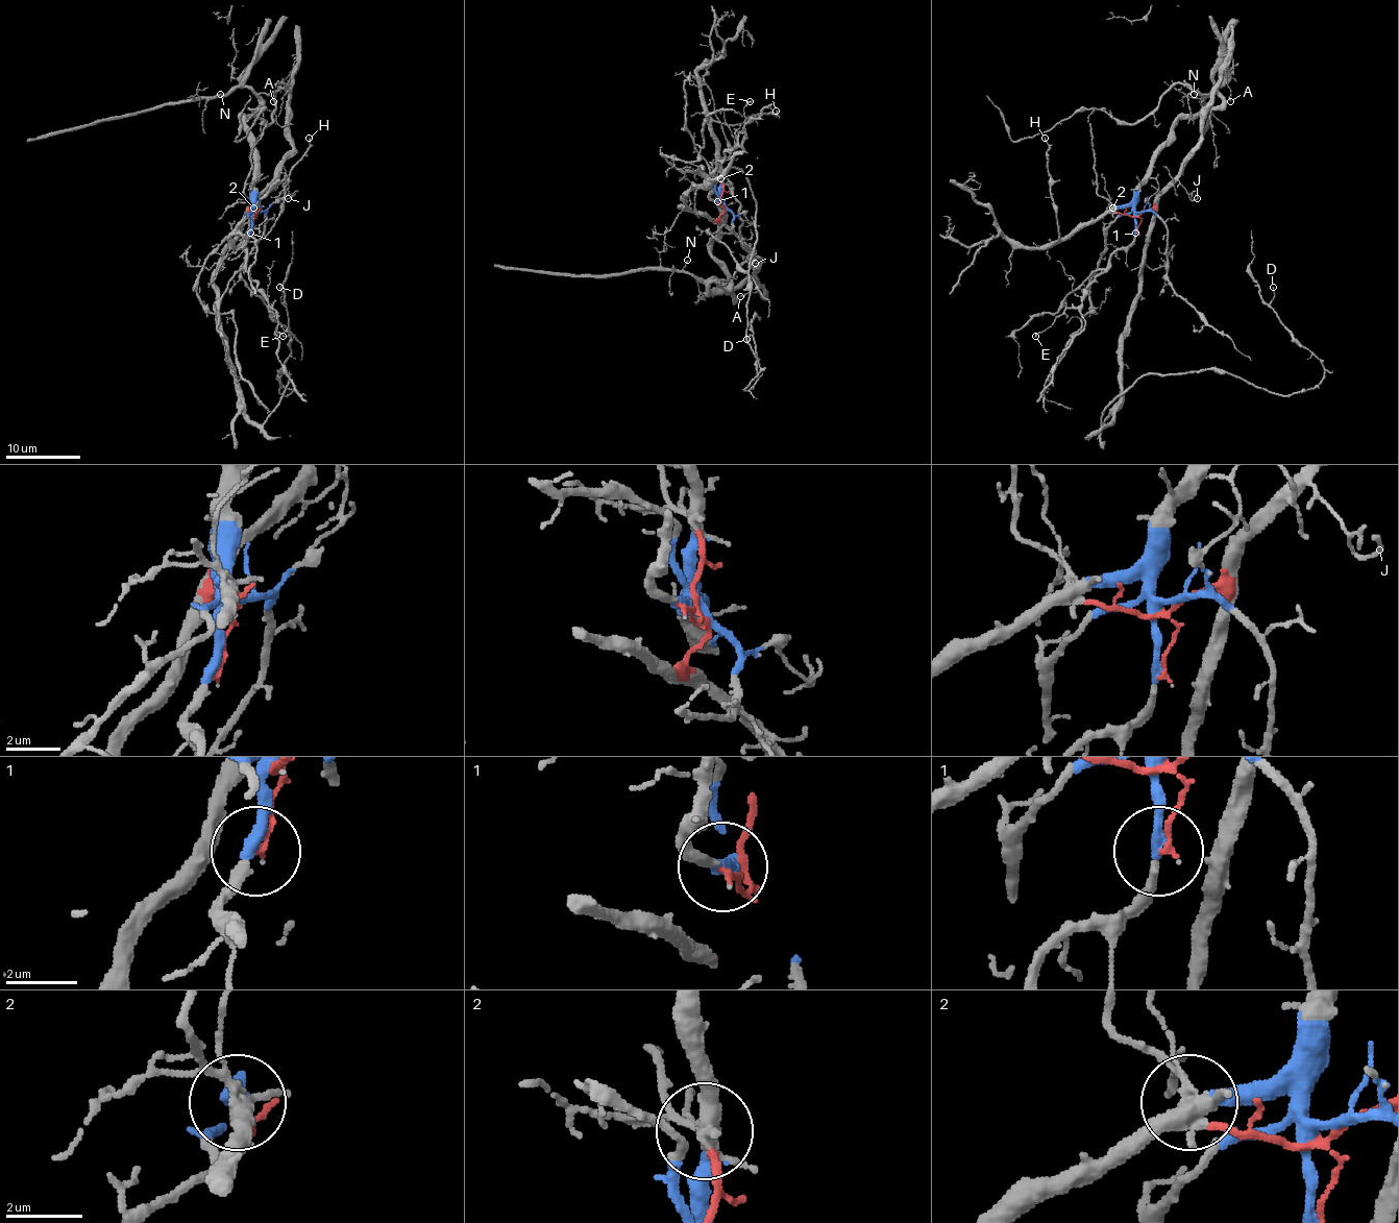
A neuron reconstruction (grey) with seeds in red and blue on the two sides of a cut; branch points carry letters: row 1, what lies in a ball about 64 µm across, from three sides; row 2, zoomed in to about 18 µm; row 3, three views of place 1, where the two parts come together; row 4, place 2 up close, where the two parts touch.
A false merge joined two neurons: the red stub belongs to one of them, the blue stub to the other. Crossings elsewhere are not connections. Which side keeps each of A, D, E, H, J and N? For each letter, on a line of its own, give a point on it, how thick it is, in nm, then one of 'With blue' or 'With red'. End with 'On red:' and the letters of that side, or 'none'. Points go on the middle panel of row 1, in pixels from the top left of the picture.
A: Place: (740, 296). Thickness 120 nm. With red
D: Place: (746, 339). Thickness 120 nm. With red
E: Place: (750, 101). Thickness 140 nm. With blue
H: Place: (776, 111). Thickness 130 nm. With blue
J: Place: (755, 263). Thickness 120 nm. With red
N: Place: (687, 260). Thickness 120 nm. With blue
On red: A, D, J

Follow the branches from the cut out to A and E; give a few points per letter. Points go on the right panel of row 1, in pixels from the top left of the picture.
A: (1137, 215), (1152, 206), (1194, 148), (1201, 135), (1201, 113), (1229, 64), (1231, 101)
E: (1137, 214), (1135, 238), (1115, 252), (1090, 283), (1080, 304), (1069, 307), (1035, 337)

